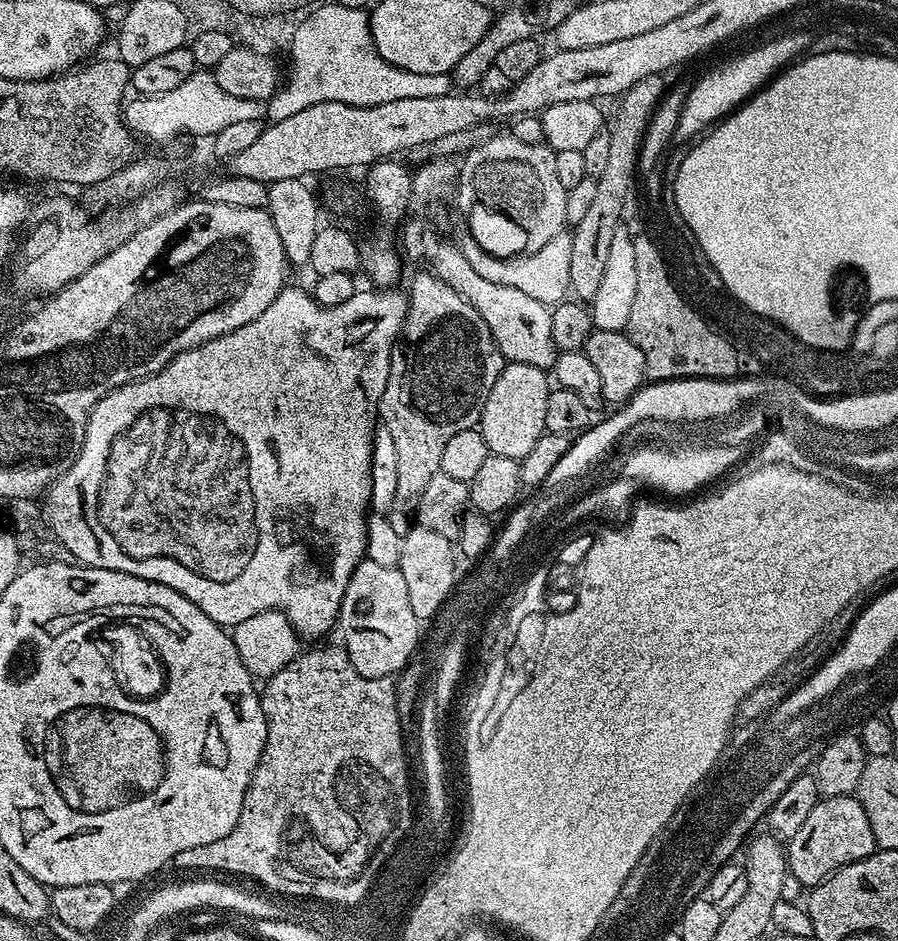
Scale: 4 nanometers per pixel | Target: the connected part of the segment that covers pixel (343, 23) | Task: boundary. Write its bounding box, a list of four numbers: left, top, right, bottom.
[281,2,452,113]

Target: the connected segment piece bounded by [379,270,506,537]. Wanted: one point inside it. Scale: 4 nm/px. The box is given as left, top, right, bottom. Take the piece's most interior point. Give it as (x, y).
(442, 368)

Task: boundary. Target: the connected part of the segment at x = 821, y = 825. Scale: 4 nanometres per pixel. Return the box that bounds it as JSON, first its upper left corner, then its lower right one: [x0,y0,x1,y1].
[787,795,877,890]

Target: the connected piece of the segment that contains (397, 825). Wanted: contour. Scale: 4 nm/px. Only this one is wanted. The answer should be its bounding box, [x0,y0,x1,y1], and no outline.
[171,643,410,900]

